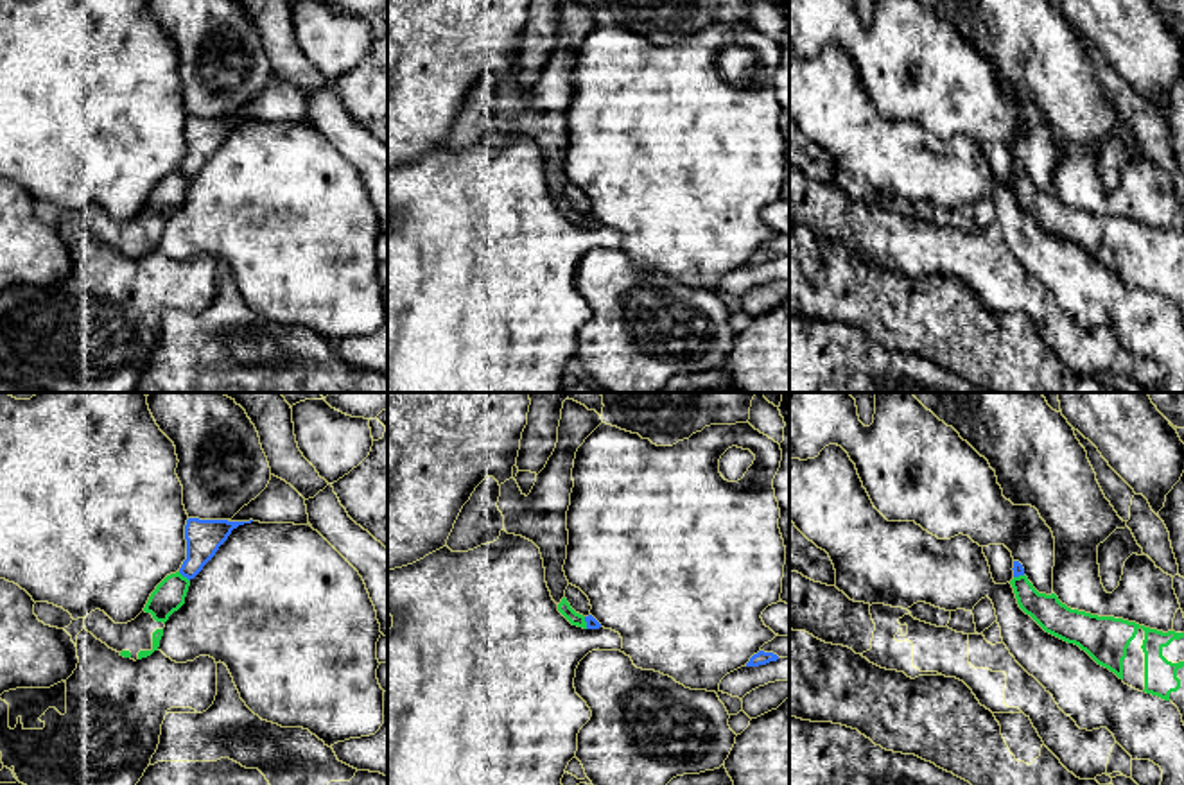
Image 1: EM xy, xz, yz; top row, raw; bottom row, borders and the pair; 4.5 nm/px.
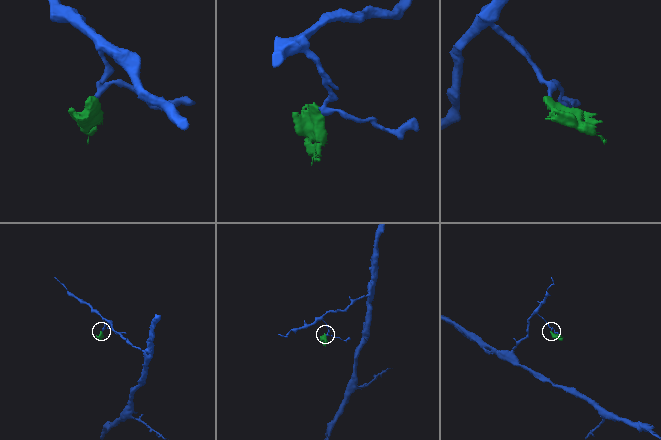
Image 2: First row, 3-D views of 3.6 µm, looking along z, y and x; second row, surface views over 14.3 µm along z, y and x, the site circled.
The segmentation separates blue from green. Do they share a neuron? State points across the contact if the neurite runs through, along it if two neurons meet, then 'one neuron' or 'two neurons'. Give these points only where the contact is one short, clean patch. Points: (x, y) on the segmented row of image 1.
border along xy (178, 572), (189, 581); two neurons

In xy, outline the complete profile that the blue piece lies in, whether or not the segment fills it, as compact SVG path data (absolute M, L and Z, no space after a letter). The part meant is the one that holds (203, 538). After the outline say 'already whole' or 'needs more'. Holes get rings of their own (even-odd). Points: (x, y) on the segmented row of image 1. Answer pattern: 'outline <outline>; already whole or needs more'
outline M188 518L185 525L187 559L179 574L188 581L215 556L219 547L228 539L233 529L249 522L199 520Z; already whole

